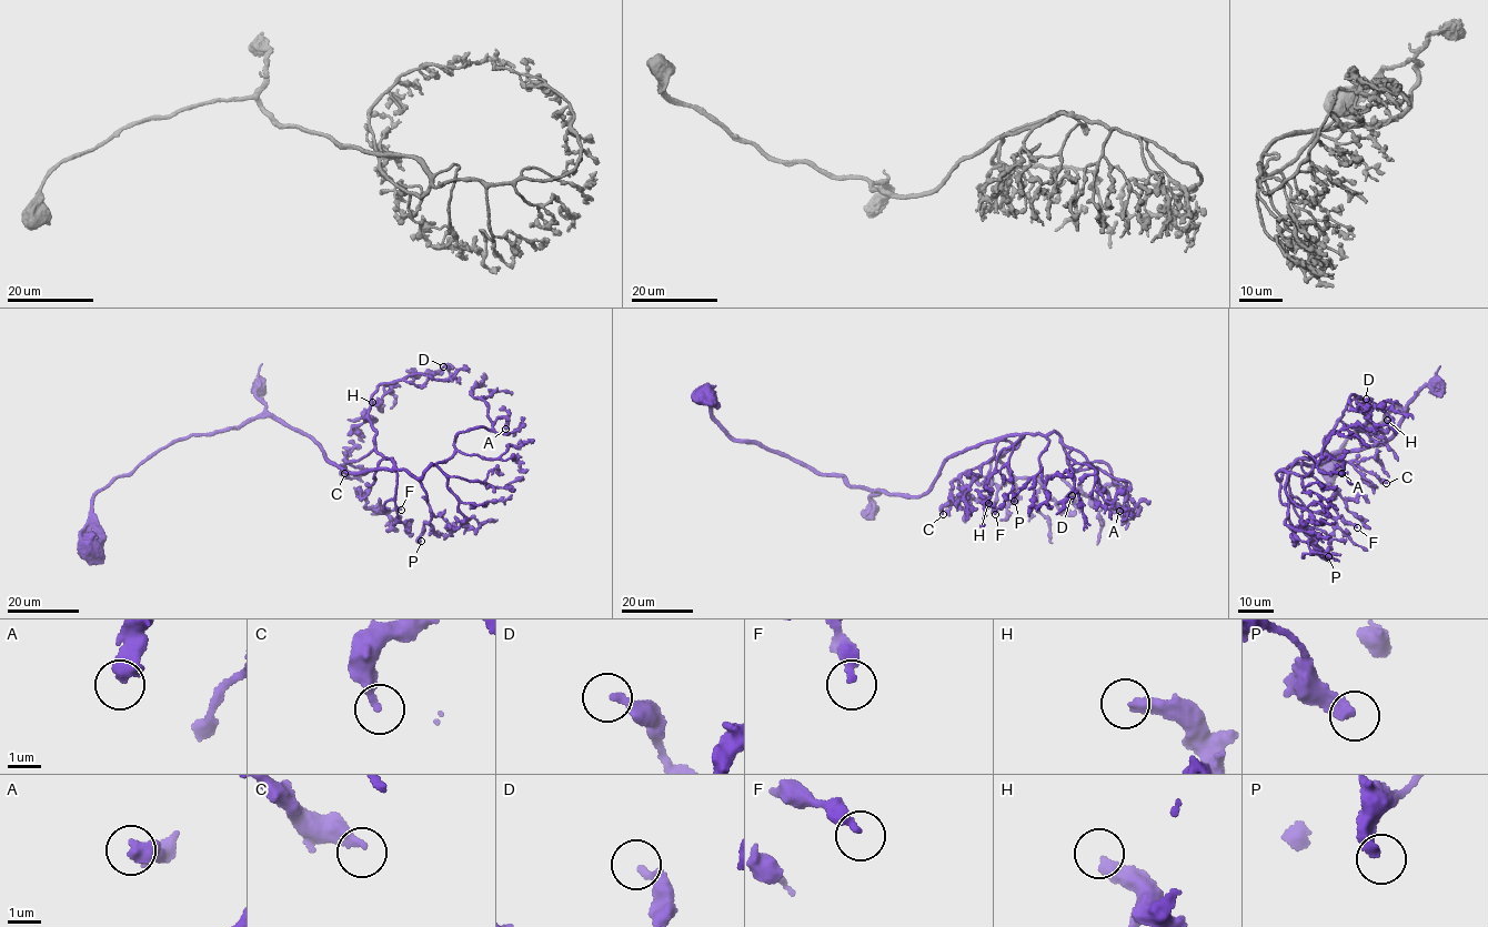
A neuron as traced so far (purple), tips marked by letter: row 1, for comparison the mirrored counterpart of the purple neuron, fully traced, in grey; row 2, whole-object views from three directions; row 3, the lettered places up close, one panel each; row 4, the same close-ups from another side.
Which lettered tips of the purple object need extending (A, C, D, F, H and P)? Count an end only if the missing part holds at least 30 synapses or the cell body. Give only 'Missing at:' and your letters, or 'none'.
Missing at: P

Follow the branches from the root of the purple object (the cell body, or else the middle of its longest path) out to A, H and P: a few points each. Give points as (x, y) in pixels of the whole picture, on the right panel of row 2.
A: (1330, 469), (1355, 432), (1408, 410), (1385, 442), (1276, 474), (1307, 476), (1305, 452), (1340, 459), (1341, 473)
H: (1330, 469), (1355, 432), (1408, 410), (1385, 442), (1300, 465), (1354, 399), (1374, 425), (1387, 420)
P: (1330, 469), (1355, 432), (1408, 410), (1385, 442), (1283, 472), (1280, 501), (1299, 505), (1302, 530), (1328, 556)

